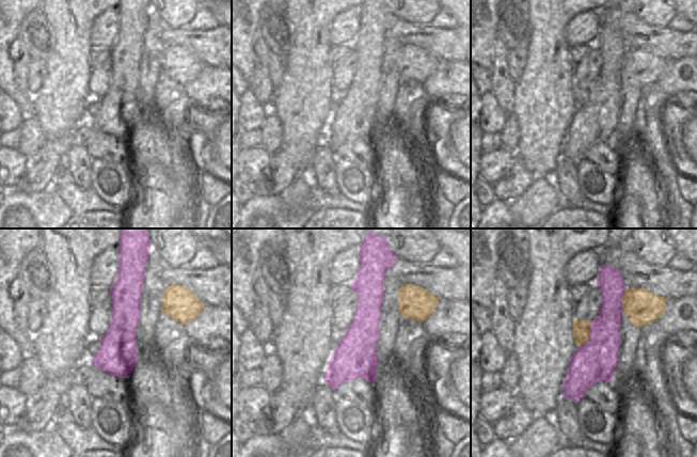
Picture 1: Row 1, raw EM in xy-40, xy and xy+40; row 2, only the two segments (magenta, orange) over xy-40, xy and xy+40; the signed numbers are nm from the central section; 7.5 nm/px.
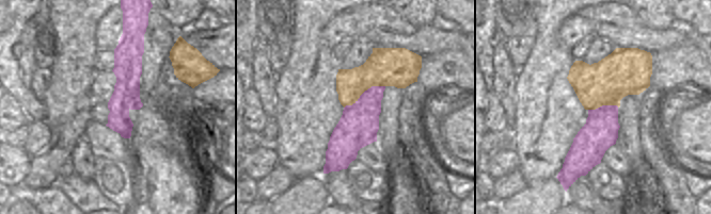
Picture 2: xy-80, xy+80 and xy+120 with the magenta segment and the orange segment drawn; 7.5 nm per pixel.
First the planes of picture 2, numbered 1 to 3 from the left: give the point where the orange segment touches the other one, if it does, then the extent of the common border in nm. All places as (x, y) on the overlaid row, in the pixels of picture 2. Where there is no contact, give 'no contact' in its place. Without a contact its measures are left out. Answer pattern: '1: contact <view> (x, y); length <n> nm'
1: no contact
2: contact xy+80 (364, 92); length 360 nm
3: contact xy+120 (603, 105); length 240 nm

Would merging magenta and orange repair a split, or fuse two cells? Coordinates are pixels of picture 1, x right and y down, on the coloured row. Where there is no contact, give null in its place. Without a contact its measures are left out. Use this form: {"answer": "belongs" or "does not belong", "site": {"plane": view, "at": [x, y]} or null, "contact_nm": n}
{"answer": "does not belong", "site": {"plane": "xy+40", "at": [589, 335]}, "contact_nm": 220}

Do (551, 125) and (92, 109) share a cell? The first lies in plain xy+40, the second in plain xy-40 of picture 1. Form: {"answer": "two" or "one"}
{"answer": "two"}

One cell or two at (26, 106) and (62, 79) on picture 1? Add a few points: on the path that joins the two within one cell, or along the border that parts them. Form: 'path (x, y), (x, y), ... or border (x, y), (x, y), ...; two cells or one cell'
border (32, 96), (33, 114); two cells

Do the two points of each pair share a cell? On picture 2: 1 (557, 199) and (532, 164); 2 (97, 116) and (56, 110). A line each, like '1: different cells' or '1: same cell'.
1: different cells
2: different cells

